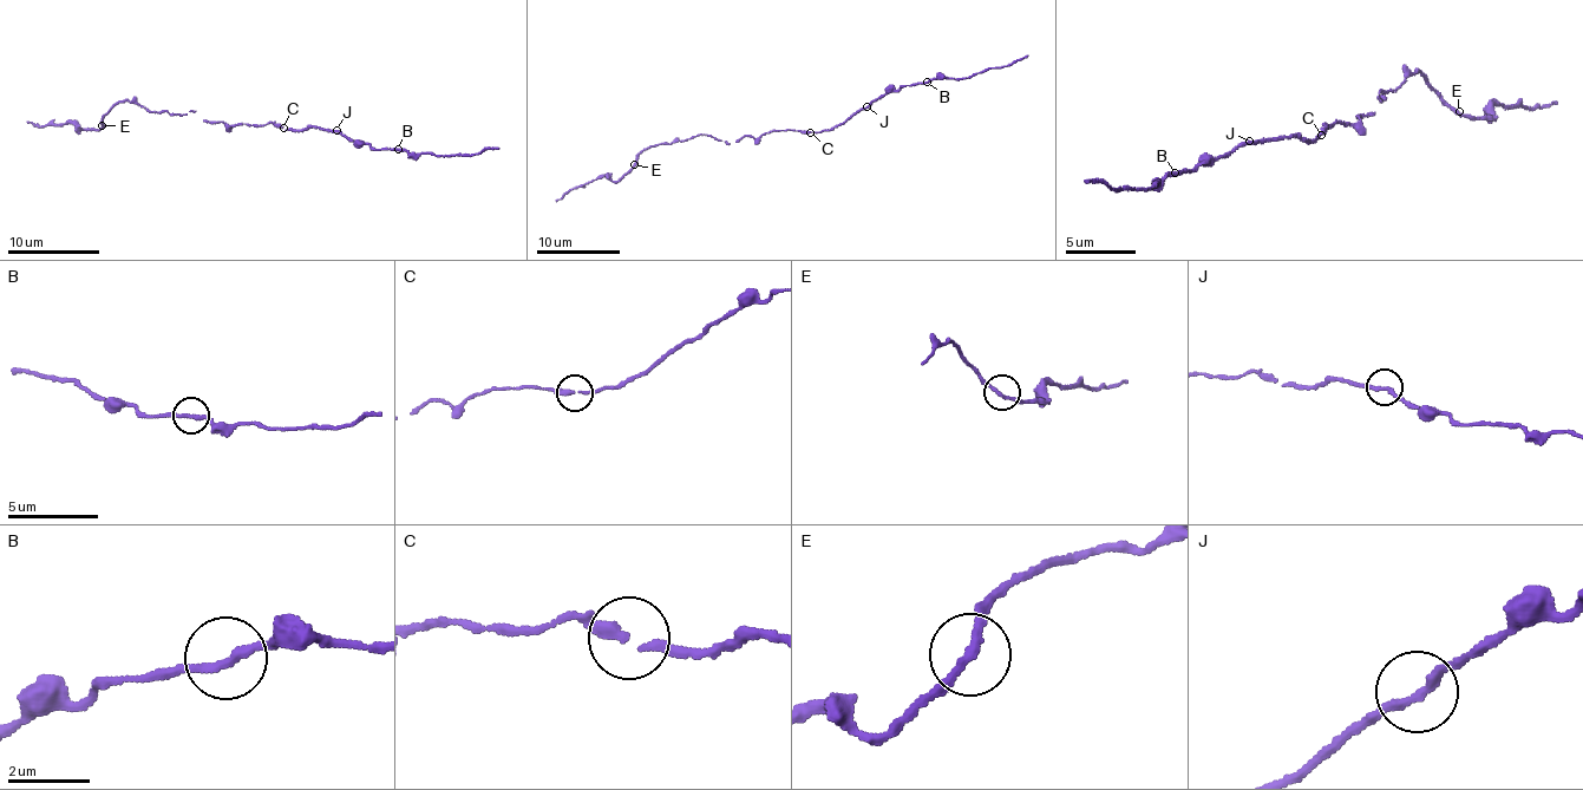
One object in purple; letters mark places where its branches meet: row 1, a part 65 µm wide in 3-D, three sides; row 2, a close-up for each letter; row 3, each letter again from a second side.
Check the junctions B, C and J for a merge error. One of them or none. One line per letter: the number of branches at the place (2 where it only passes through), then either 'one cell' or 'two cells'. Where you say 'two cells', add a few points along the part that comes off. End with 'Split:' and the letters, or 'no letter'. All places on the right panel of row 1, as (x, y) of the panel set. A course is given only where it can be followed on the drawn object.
B: 2 | one cell
C: 3 | one cell
J: 2 | one cell
Split: no letter

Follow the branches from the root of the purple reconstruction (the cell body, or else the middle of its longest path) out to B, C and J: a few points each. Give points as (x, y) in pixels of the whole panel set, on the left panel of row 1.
B: (249, 124), (277, 123), (285, 130), (298, 131), (318, 126), (340, 131), (373, 149), (398, 149)
C: (249, 124), (277, 123), (282, 128)
J: (249, 124), (277, 123), (285, 130), (308, 129), (312, 125), (337, 130)

